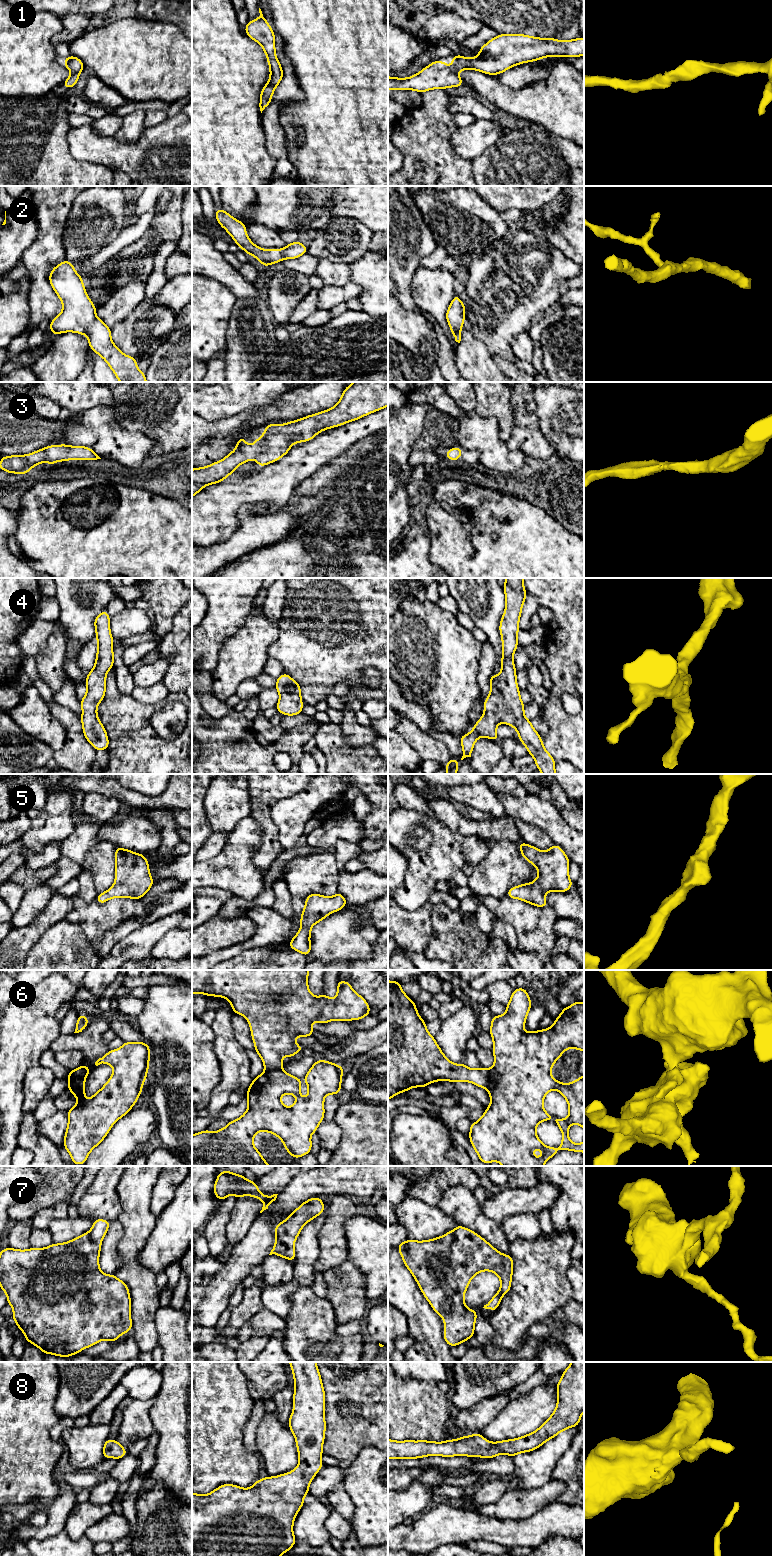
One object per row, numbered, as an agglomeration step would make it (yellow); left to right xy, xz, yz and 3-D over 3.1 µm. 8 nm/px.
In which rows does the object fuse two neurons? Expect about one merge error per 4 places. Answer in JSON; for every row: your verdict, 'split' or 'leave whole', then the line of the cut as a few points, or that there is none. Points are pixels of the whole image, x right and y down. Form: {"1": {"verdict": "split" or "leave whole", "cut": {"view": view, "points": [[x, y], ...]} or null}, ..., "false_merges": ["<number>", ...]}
{"1": {"verdict": "leave whole", "cut": null}, "2": {"verdict": "leave whole", "cut": null}, "3": {"verdict": "leave whole", "cut": null}, "4": {"verdict": "leave whole", "cut": null}, "5": {"verdict": "leave whole", "cut": null}, "6": {"verdict": "split", "cut": {"view": "yz", "points": [[488, 1070], [488, 1084], [485, 1087]]}}, "7": {"verdict": "leave whole", "cut": null}, "8": {"verdict": "leave whole", "cut": null}, "false_merges": ["6"]}

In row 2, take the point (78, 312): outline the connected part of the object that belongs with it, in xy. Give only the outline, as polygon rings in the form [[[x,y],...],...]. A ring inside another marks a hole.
[[[64,260],[52,269],[49,282],[62,302],[62,312],[50,321],[51,334],[74,332],[86,335],[90,348],[109,365],[120,382],[147,382],[146,374],[137,367],[135,357],[127,356],[112,342],[111,329],[96,317],[96,306],[89,299],[83,285],[83,278],[75,271],[73,263]]]

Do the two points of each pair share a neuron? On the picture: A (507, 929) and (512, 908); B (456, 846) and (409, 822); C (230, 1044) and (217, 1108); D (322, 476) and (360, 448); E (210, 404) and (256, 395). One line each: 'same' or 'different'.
A: different
B: same
C: same
D: same
E: same

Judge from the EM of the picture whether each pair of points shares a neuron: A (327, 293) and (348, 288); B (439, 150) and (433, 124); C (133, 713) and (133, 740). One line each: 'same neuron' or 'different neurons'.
A: same neuron
B: same neuron
C: same neuron

